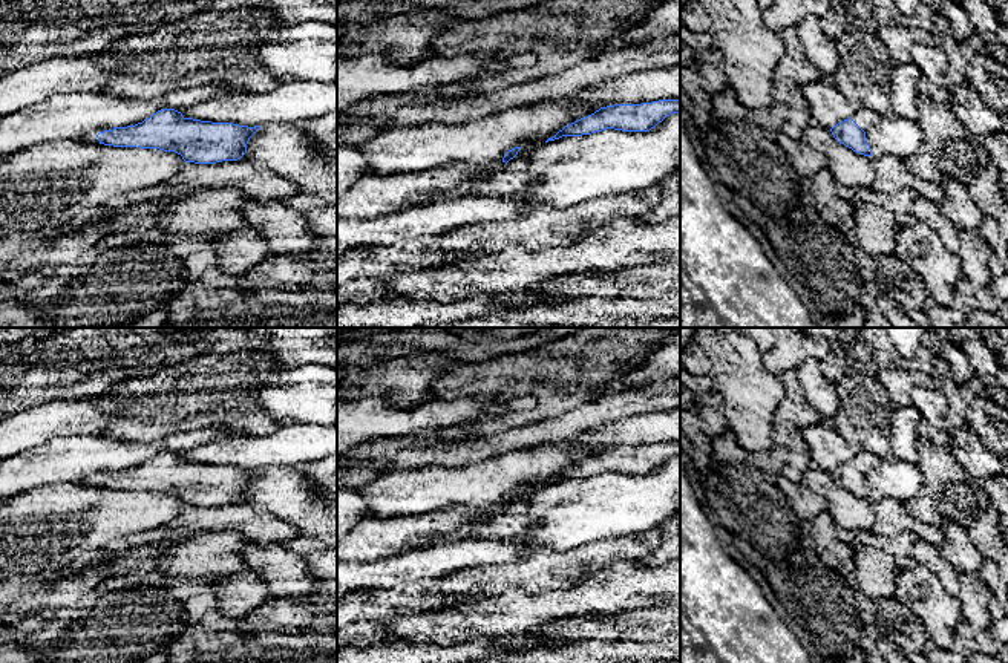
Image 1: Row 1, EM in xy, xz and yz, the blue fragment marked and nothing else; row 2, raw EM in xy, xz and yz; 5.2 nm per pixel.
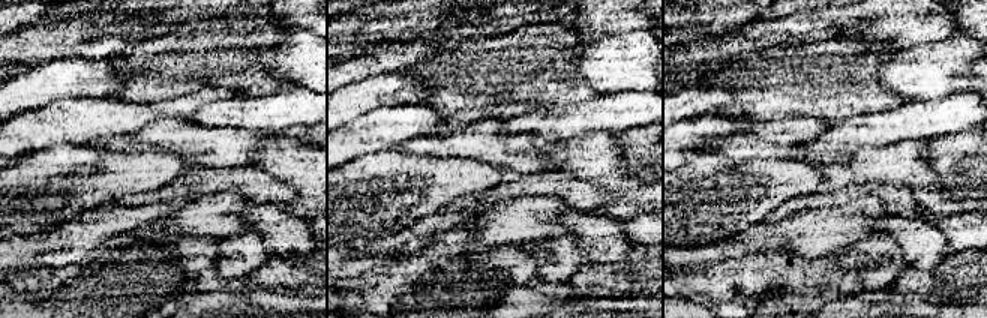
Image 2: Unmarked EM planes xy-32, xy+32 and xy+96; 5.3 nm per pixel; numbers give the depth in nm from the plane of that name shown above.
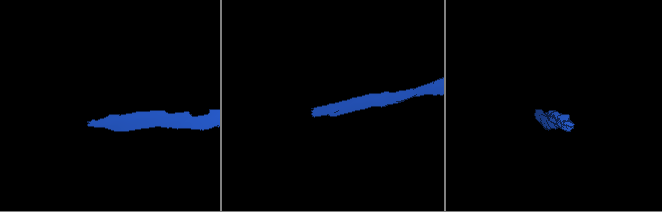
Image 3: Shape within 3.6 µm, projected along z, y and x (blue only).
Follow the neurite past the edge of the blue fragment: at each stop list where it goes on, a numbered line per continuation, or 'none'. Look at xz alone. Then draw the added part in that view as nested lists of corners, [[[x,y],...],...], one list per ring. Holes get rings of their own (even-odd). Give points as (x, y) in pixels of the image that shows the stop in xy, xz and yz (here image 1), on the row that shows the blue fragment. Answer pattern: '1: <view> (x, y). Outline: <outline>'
1: xz (475, 170). Outline: [[[495,162],[490,165],[472,165],[469,171],[469,178],[473,179],[473,178],[484,176],[484,175],[490,175],[506,165],[507,165],[506,162]]]

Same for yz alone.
1: yz (864, 118). Outline: [[[861,107],[852,119],[864,130],[867,132],[870,127],[879,122],[881,116],[875,113],[873,110],[869,110],[866,107]]]

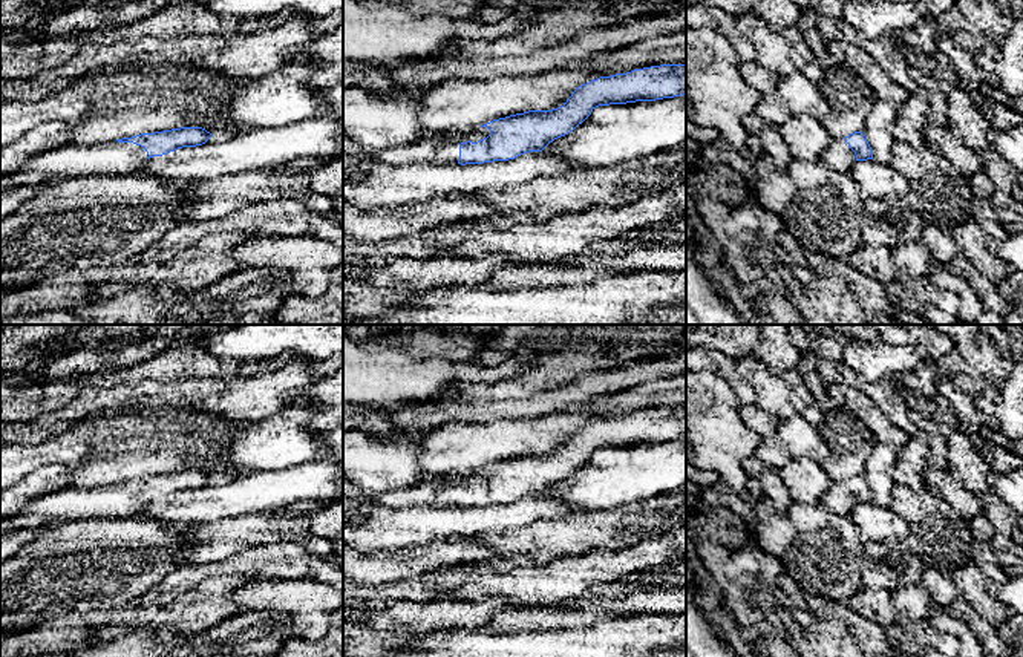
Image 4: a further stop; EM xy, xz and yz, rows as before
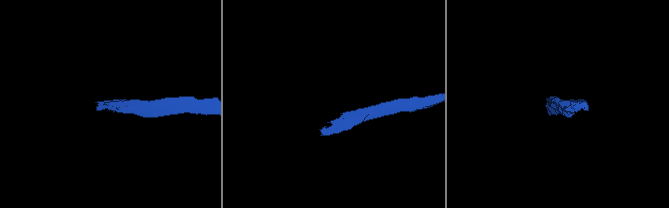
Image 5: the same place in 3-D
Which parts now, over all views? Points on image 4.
1: xz (447, 155). Outline: [[[476,127],[466,130],[466,138],[462,141],[456,141],[453,144],[449,144],[447,147],[443,147],[436,152],[432,162],[433,164],[458,164],[459,159],[459,144],[461,142],[478,142],[490,135],[490,130],[487,127]]]

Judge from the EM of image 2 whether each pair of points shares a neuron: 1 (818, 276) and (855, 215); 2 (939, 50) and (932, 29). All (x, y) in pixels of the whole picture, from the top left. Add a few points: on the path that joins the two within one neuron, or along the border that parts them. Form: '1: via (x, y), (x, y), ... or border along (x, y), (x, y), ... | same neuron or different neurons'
1: border along (795, 254), (807, 257), (833, 255) | different neurons
2: border along (956, 33), (902, 50) | different neurons

